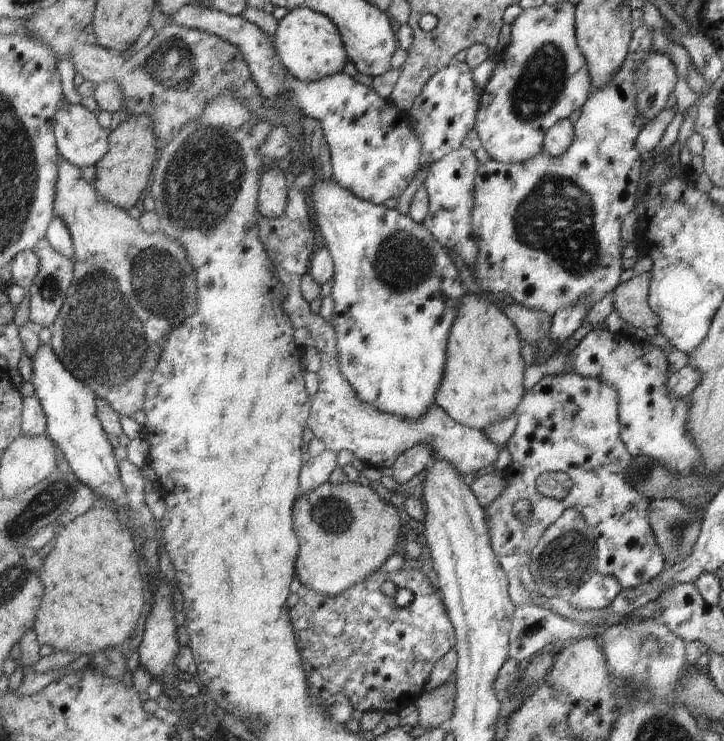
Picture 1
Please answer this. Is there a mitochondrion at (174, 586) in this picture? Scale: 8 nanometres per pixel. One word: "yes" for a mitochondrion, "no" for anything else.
no

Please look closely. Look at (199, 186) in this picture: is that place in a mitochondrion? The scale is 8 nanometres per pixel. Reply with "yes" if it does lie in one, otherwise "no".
yes

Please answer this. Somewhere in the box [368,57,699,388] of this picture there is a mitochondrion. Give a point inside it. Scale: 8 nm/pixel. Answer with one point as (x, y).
(556, 217)

